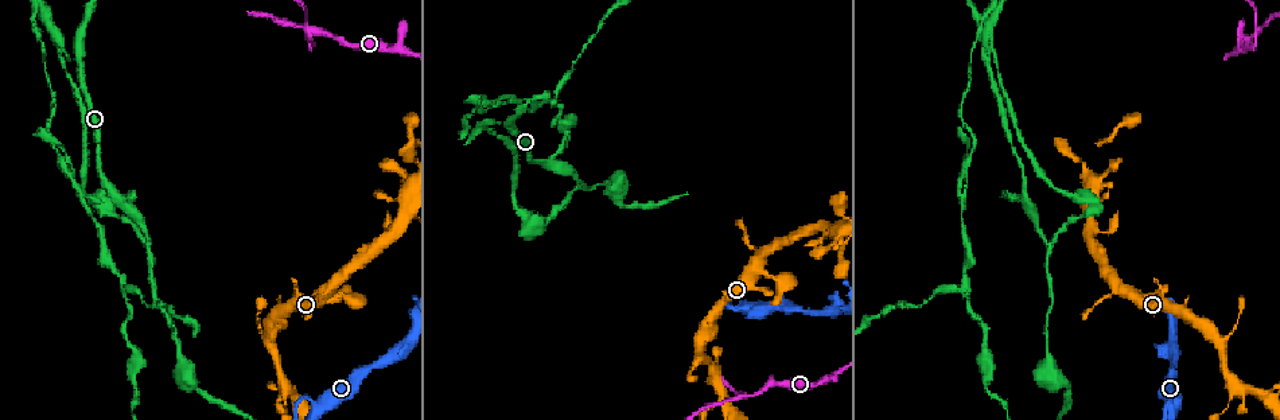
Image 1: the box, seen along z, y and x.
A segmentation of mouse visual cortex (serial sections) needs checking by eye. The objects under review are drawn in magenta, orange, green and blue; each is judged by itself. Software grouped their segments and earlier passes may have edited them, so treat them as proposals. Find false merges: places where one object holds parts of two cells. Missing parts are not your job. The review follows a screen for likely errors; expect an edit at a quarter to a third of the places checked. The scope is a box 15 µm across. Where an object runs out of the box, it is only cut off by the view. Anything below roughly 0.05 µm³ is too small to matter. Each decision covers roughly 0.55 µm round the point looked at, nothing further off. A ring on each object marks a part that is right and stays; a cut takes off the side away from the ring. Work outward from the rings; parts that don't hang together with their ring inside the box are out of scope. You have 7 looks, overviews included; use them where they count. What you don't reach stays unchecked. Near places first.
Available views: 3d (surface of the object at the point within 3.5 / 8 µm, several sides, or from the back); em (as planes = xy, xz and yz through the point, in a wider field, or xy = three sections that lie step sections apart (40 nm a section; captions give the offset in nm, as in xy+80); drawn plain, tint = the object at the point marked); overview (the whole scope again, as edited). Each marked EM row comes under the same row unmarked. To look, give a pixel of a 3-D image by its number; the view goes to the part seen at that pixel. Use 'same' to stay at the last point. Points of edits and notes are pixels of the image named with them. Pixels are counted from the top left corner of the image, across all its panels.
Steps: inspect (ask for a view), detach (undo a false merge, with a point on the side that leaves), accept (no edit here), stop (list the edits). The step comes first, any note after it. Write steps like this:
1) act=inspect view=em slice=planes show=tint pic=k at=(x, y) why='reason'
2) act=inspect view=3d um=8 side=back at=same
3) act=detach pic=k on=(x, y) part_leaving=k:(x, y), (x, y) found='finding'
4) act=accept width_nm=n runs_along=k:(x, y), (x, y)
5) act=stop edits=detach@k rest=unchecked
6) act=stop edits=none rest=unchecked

act=inspect view=3d um=3.5 pic=1 at=(1263, 396) why='four arms meet'

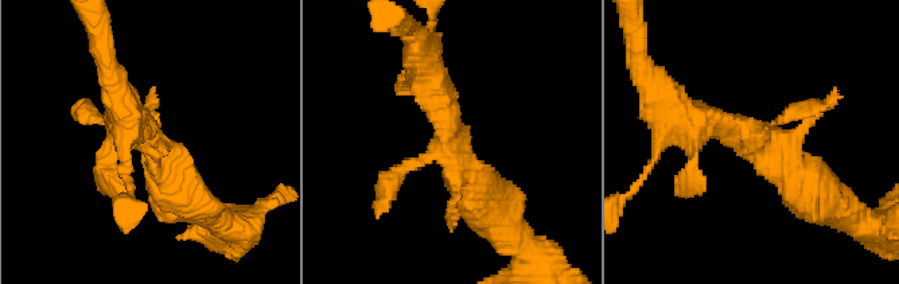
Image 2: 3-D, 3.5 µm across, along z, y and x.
act=inspect view=em slice=xy step=2 show=tint pic=2 at=(755, 138) arms=4 arm_widths_nm=100,150,400,400

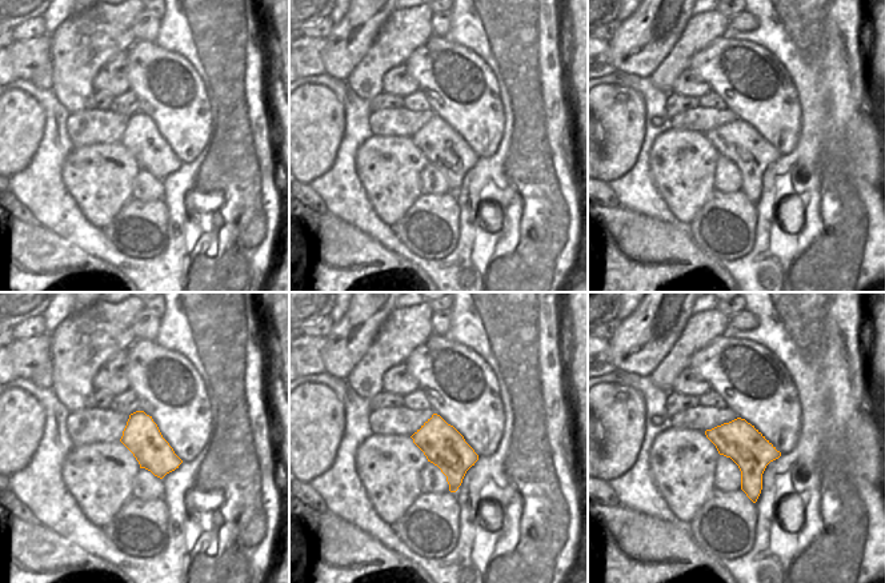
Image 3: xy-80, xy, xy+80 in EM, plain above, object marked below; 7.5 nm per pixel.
act=accept runs_along=2:(676, 113), (773, 143), (808, 193) found='one cell here'

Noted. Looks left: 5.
act=inspect view=3d um=3.5 pic=1 at=(309, 31) why='two arms in line, one across'

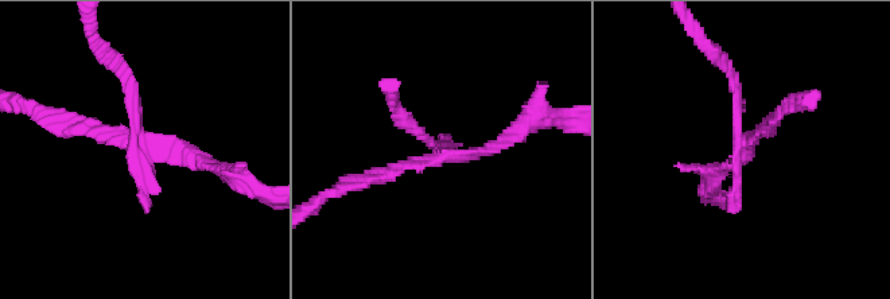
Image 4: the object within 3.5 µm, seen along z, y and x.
act=inspect view=em slice=xy step=1 show=tint pic=4 at=(139, 142)

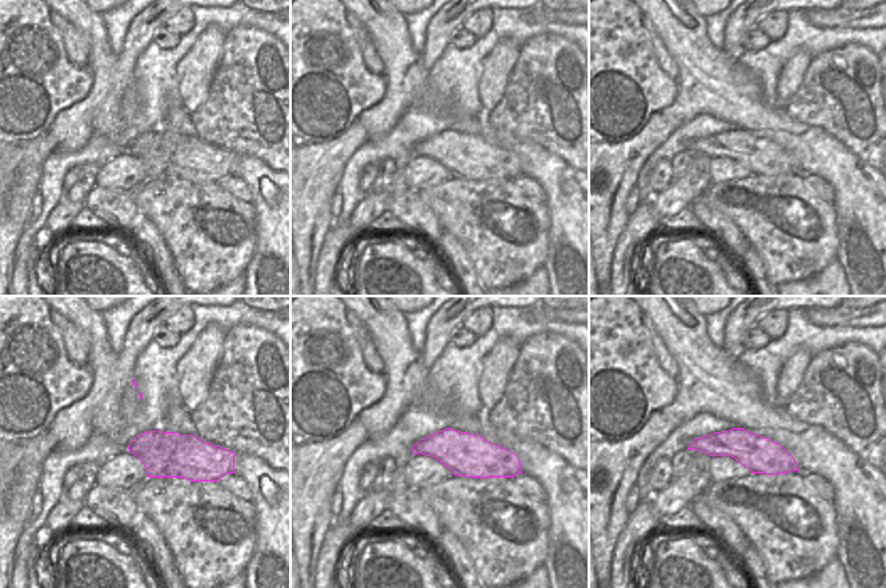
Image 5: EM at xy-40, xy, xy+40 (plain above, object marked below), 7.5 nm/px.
act=detach pic=4 on=(131, 88) part_leaving=4:(133, 136), (133, 82), (92, 38) found='two cells meet here'

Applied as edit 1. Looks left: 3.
act=inspect view=3d um=3.5 pic=1 at=(580, 182) why='sudden change in width'

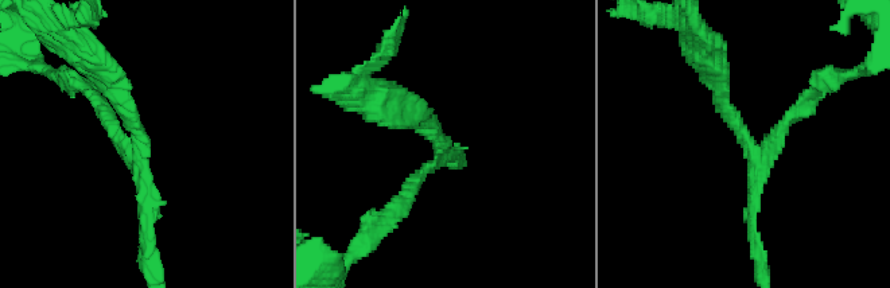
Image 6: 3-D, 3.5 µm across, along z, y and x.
act=inspect view=em slice=planes show=tint pic=6 at=(438, 148) arms=3 arm_widths_nm=150,200,250 why='now the EM'

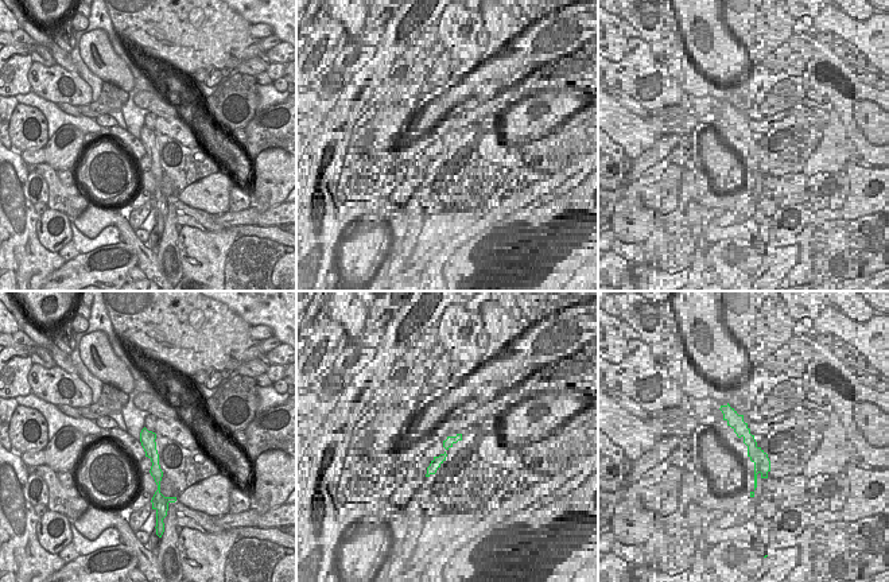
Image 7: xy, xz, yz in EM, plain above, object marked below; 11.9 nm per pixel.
act=detach pic=6 on=(107, 115) part_leaving=6:(131, 147), (85, 85), (59, 77) found='a second cell is stuck on'

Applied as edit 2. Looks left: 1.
act=stop edits=detach@4,detach@6 rest=unchecked

